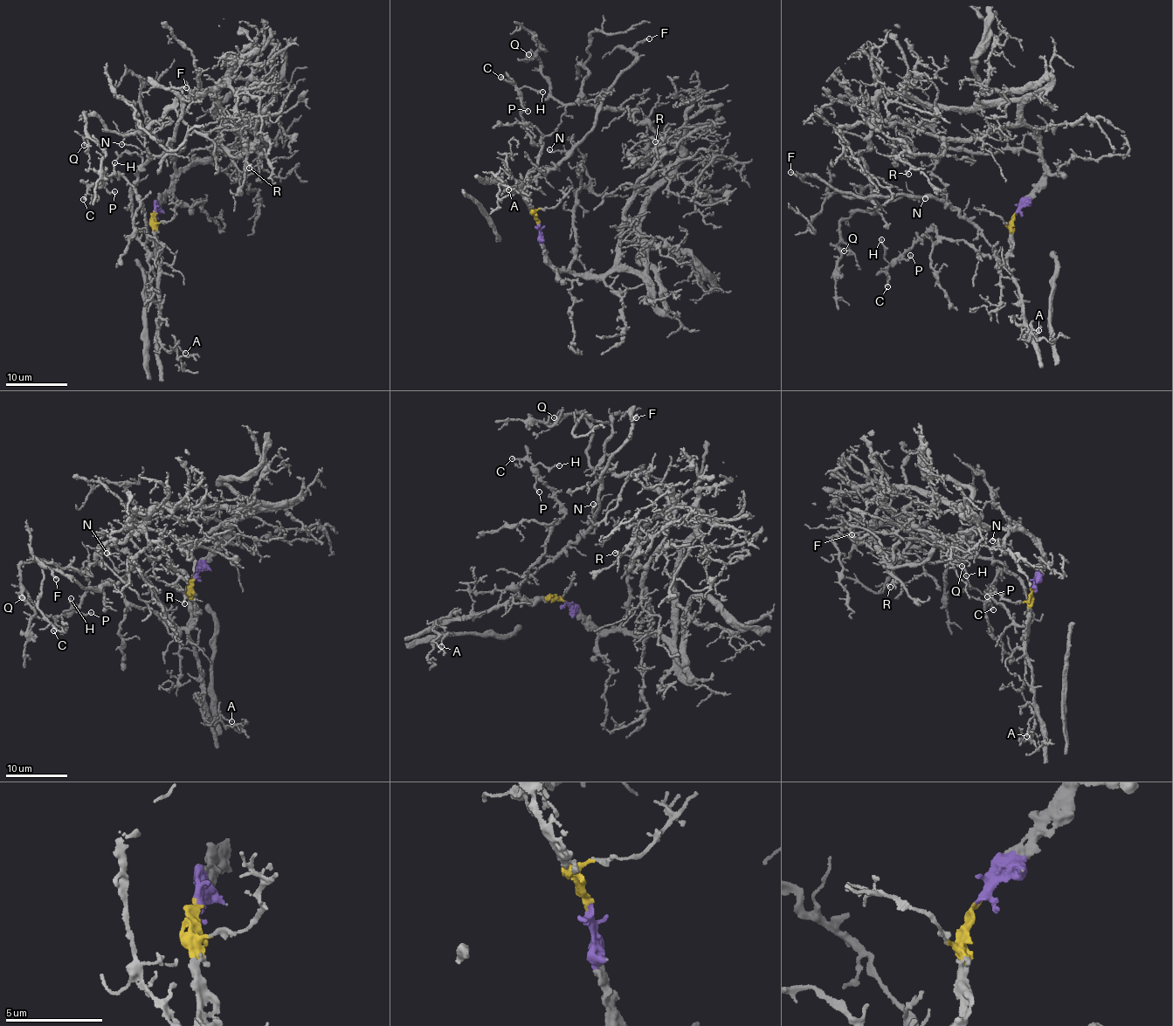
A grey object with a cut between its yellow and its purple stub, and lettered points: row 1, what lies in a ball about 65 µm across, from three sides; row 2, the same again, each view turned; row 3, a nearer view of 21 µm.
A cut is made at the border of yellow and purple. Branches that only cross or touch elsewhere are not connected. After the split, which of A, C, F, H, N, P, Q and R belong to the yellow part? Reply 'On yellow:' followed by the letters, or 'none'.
On yellow: A, C, F, H, N, P

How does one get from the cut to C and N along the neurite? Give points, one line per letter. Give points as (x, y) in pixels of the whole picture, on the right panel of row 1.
C: (1015, 214), (1011, 251), (1002, 260), (978, 254), (962, 240), (944, 239), (934, 226), (892, 261), (887, 286)
N: (1015, 214), (1011, 251), (1002, 260), (983, 232), (951, 205), (924, 195), (925, 199)

